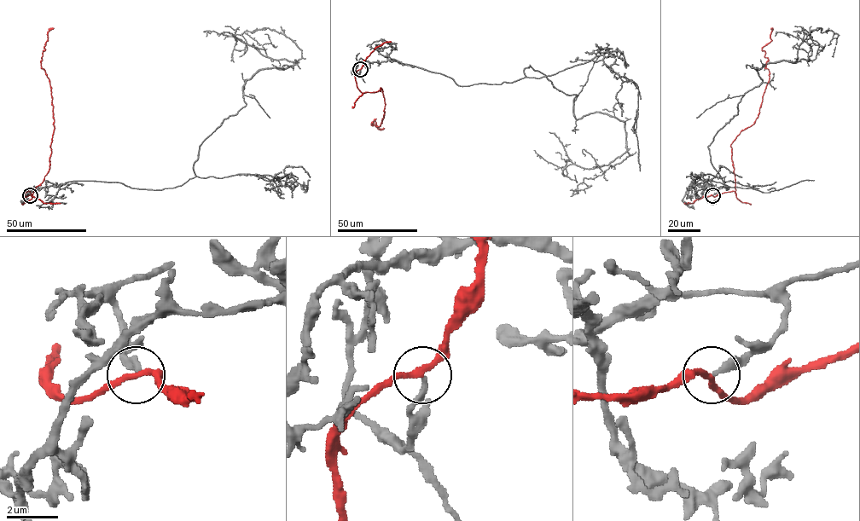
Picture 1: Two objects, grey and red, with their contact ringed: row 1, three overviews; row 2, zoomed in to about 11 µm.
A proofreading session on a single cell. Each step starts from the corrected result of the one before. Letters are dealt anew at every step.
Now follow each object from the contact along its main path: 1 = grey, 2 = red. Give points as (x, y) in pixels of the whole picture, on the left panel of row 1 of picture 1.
1: (29, 195), (193, 178), (200, 146), (246, 104), (244, 83), (301, 50), (264, 28), (241, 33), (239, 57)
2: (29, 195), (24, 193), (32, 193), (49, 167), (54, 119), (49, 78), (40, 61), (48, 32), (54, 28)

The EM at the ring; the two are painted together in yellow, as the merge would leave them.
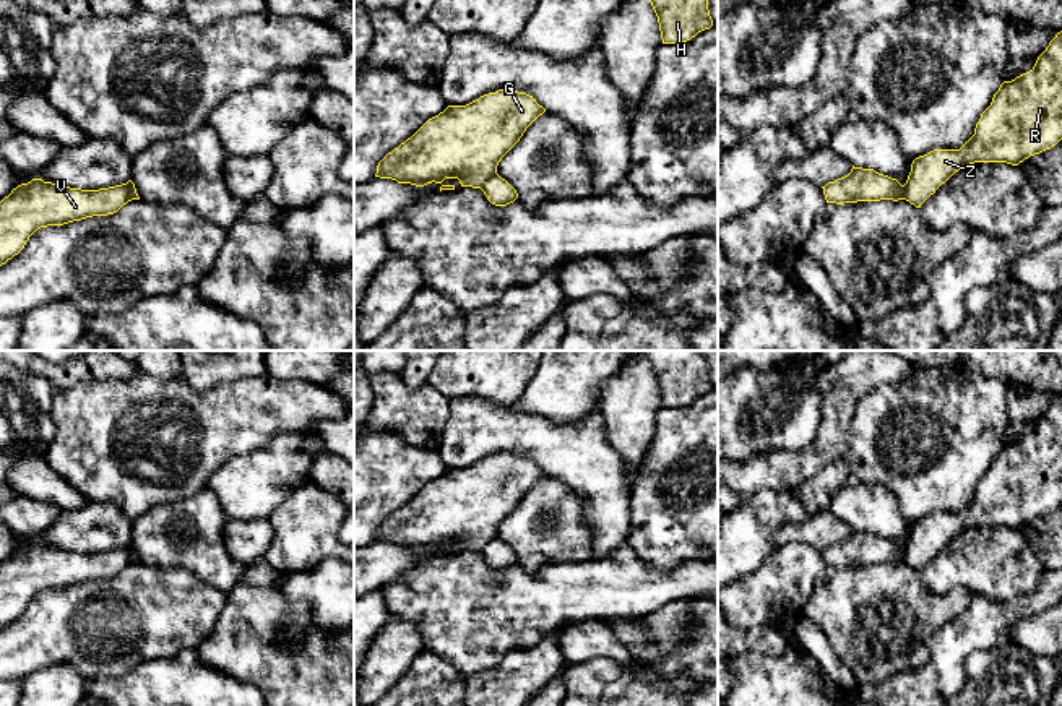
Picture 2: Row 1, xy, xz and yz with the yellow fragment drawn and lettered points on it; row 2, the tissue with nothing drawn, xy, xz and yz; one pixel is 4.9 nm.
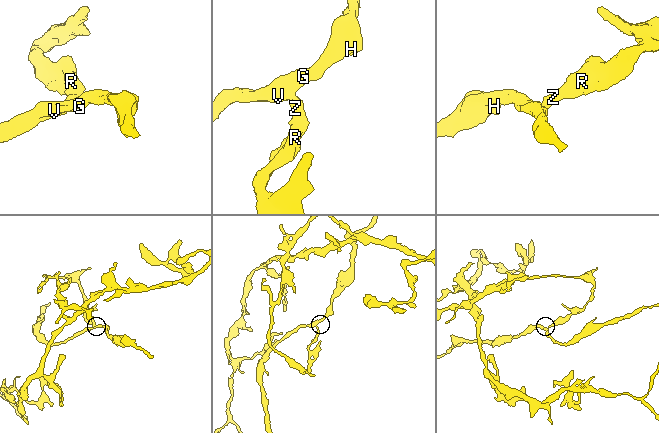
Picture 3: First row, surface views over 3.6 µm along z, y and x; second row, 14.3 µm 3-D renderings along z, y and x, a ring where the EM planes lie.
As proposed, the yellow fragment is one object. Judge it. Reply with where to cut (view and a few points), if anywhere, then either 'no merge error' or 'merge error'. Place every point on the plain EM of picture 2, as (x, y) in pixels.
cut xy (124, 547), (129, 563); merge error

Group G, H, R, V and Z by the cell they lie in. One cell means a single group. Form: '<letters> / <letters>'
G H V / R Z

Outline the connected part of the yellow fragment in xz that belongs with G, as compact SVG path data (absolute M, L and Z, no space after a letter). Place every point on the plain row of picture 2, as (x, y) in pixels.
M513 453L484 458L466 469L448 469L438 479L429 482L411 502L388 516L378 526L375 540L416 550L435 545L442 549L440 555L455 553L455 549L442 547L445 542L458 542L461 550L482 552L497 537L502 521L544 476L546 472L533 459Z

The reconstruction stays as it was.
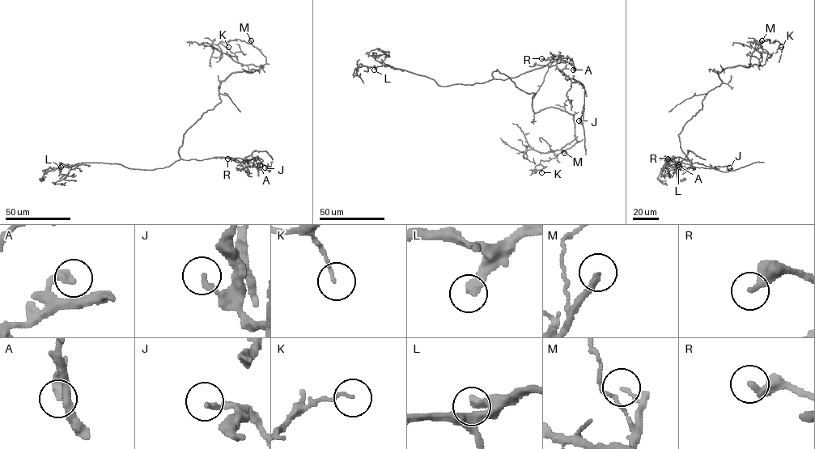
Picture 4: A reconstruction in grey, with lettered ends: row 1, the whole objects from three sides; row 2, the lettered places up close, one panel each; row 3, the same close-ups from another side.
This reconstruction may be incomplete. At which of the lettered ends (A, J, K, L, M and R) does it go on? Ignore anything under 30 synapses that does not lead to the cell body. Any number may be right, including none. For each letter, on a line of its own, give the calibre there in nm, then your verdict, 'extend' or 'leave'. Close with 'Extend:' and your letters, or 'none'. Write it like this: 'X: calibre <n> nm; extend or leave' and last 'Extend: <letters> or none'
A: calibre 320 nm; leave
J: calibre 190 nm; leave
K: calibre 100 nm; leave
L: calibre 360 nm; extend
M: calibre 90 nm; extend
R: calibre 360 nm; extend
Extend: L, M, R

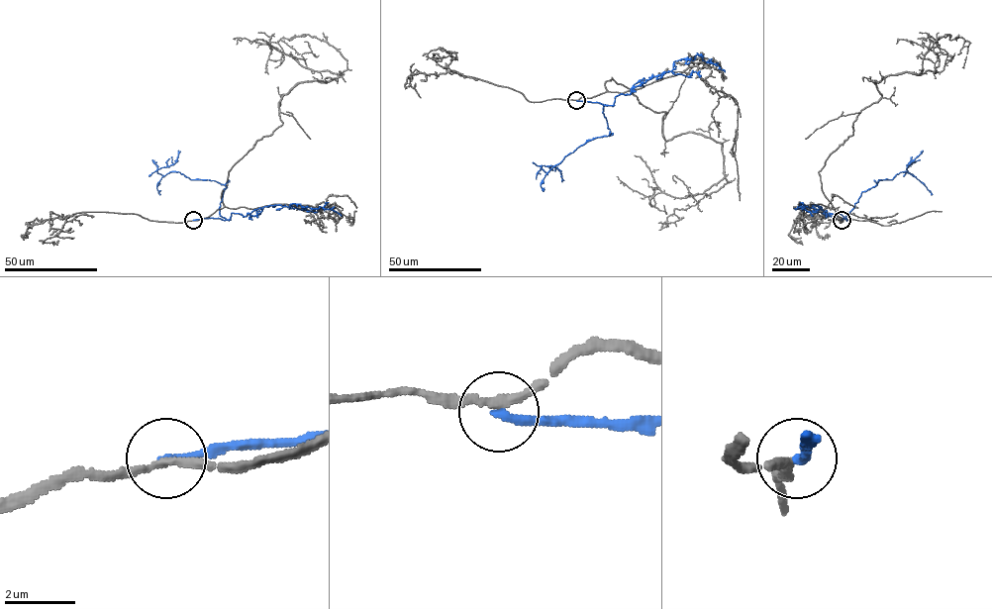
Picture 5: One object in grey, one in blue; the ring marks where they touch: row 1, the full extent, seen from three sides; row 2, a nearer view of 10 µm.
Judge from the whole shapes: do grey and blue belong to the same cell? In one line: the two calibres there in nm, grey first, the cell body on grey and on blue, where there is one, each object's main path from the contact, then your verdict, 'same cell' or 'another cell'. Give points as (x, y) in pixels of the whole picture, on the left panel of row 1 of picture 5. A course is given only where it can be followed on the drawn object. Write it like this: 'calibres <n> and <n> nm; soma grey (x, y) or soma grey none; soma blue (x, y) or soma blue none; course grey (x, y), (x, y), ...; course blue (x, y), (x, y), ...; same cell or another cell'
calibres 200 and 240 nm; soma grey none; soma blue none; course grey (193, 220), (224, 206), (229, 171), (282, 123), (280, 99), (347, 60), (303, 35), (277, 41), (274, 68); course blue (193, 220), (226, 219), (219, 208), (226, 186), (179, 172), (159, 174), (176, 161), (178, 150); another cell

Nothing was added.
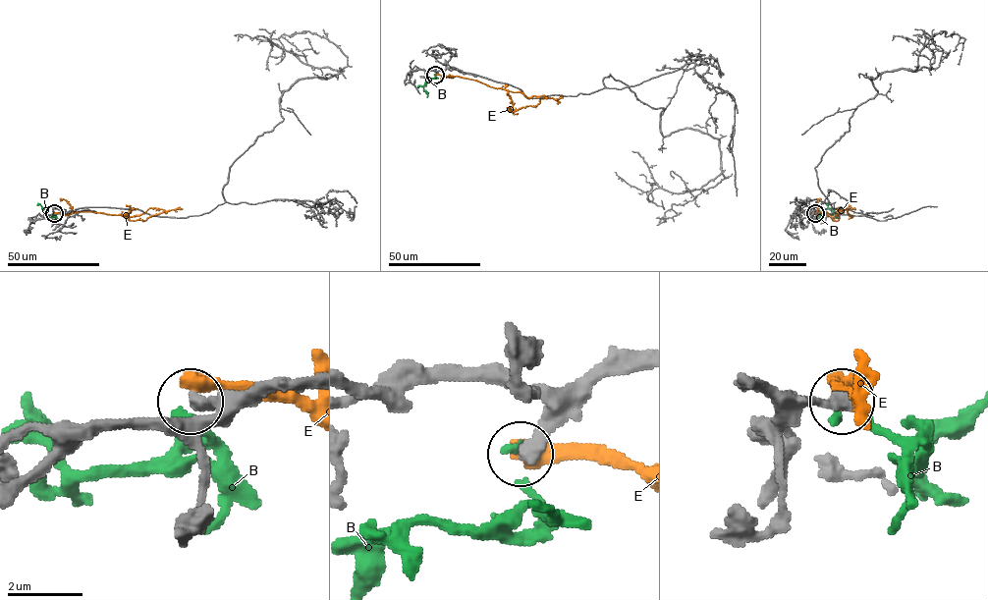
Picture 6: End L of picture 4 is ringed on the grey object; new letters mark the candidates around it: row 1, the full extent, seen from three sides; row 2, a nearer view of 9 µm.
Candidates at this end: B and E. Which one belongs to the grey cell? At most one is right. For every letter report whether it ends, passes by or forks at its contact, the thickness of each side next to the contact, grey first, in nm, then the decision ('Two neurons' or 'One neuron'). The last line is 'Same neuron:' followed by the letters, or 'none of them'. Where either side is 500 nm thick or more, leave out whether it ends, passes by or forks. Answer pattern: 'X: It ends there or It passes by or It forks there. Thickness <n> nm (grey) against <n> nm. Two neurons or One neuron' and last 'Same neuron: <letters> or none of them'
B: It ends there. Thickness 360 nm (grey) against 220 nm. Two neurons
E: It ends there. Thickness 360 nm (grey) against 480 nm. Two neurons
Same neuron: none of them

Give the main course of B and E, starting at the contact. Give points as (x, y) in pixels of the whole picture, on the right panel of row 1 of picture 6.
B: (815, 214), (819, 217), (830, 208), (838, 218)
E: (815, 213), (829, 215), (837, 221), (837, 212), (847, 207), (851, 216), (848, 219)

